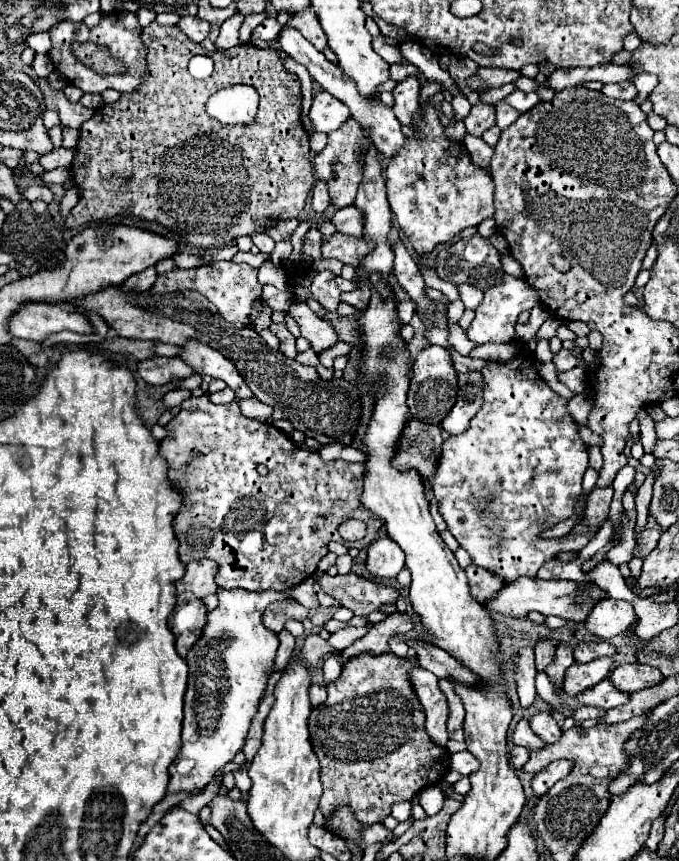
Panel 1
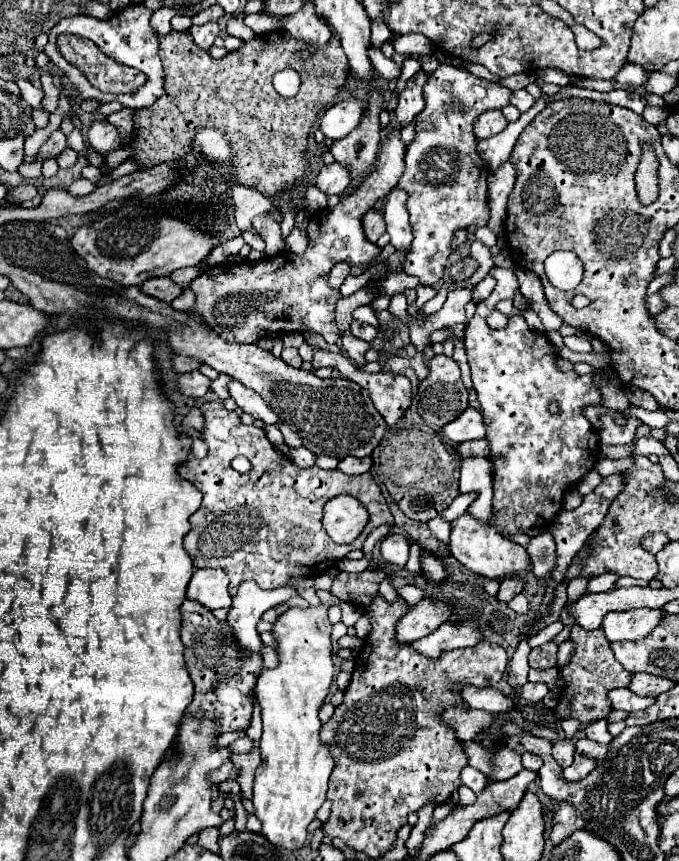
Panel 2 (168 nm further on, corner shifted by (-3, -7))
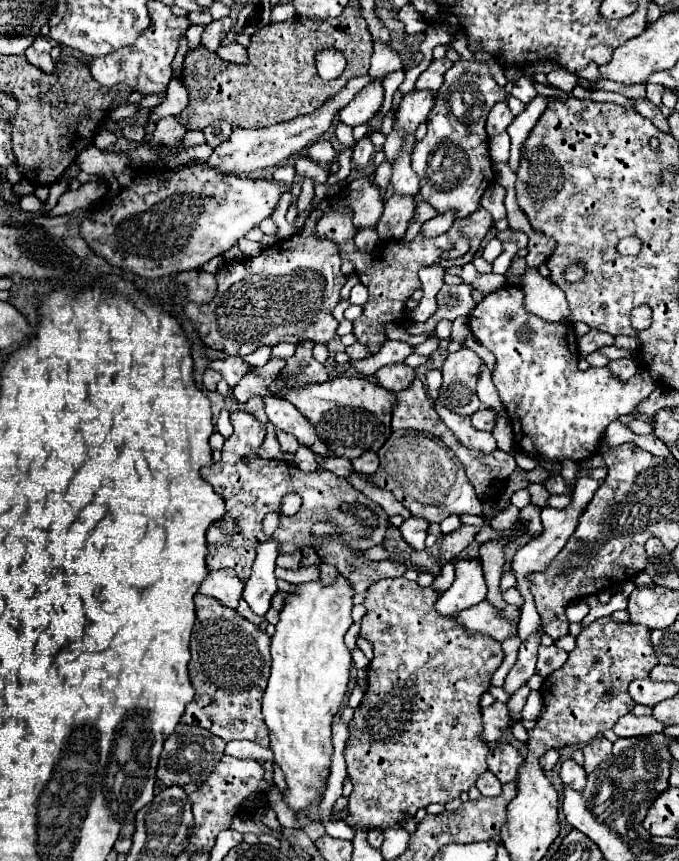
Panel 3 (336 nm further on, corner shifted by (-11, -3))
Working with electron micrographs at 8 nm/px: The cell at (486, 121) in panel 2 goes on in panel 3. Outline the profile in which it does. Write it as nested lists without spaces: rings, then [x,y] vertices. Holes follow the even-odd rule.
[[[498,102],[492,108],[492,112],[488,114],[488,120],[486,120],[486,132],[488,132],[488,136],[494,138],[496,134],[504,132],[510,126],[512,120],[514,120],[514,114],[510,112],[508,104],[506,102]]]

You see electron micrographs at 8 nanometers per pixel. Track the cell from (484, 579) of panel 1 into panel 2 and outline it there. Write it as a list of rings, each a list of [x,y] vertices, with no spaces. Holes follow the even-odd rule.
[[[516,576],[504,578],[504,580],[500,582],[498,600],[500,600],[500,602],[508,602],[508,600],[512,600],[516,594],[520,594],[522,588],[524,588],[524,578],[516,578]]]

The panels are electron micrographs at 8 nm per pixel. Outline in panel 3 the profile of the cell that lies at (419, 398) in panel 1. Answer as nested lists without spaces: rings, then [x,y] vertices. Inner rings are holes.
[[[460,348],[448,354],[442,366],[442,388],[438,400],[448,410],[460,416],[472,416],[480,410],[482,402],[476,396],[476,380],[480,374],[482,360],[470,348]]]

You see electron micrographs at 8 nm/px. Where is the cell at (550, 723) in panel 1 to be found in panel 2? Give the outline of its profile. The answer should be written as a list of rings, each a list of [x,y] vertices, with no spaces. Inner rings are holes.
[[[572,740],[554,742],[554,746],[552,746],[552,758],[554,758],[562,768],[568,768],[568,766],[572,764],[572,758],[574,758],[574,742],[572,742]]]

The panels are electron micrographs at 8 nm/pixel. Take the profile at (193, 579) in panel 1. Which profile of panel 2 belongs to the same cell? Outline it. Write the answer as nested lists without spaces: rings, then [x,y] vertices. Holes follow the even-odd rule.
[[[220,568],[196,570],[188,584],[186,596],[200,602],[208,610],[232,606],[232,598],[228,594],[228,576]]]

